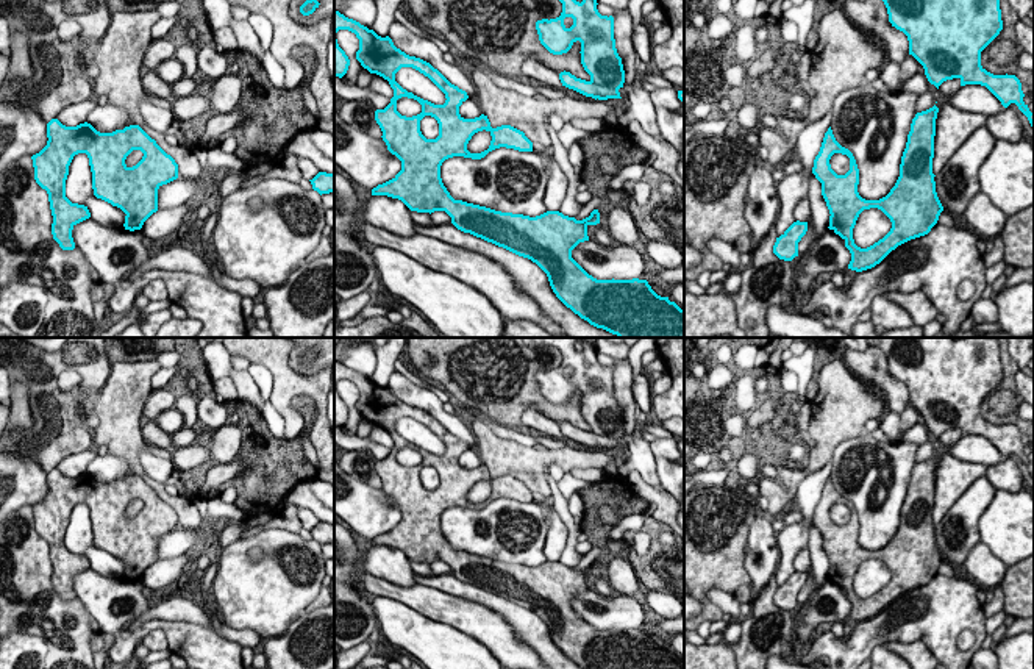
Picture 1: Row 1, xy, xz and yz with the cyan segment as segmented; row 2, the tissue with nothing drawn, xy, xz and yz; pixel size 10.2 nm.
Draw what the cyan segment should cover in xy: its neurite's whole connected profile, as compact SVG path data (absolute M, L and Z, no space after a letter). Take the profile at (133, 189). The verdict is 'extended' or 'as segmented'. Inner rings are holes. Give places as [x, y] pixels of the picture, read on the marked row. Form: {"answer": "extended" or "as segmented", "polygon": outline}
{"answer": "as segmented", "polygon": "M58 119L47 123L47 145L31 156L36 183L47 191L53 216L52 234L62 250L73 250L72 230L91 217L87 206L72 203L66 197L69 166L75 155L86 153L92 172L92 189L97 199L120 208L125 216L125 230L141 230L144 222L158 211L158 189L178 178L178 164L139 125L130 125L112 133L100 133L91 123L66 127ZM133 150L144 153L142 159L128 167L127 156Z"}

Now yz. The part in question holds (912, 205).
{"answer": "as segmented", "polygon": "M939 108L917 113L911 123L901 156L900 177L890 192L879 200L865 200L858 192L859 169L853 153L842 147L831 127L825 133L812 174L822 183L822 195L829 209L829 230L845 241L851 253L848 269L862 272L879 264L898 245L925 236L937 224L943 206L936 192L932 174L936 119ZM834 153L850 158L850 170L837 175L829 164ZM878 208L892 222L890 231L867 249L854 244L853 228L864 209Z"}

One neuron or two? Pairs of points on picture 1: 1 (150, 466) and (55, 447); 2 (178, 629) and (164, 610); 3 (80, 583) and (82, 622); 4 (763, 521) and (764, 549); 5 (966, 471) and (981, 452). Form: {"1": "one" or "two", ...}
{"1": "two", "2": "two", "3": "two", "4": "one", "5": "two"}

